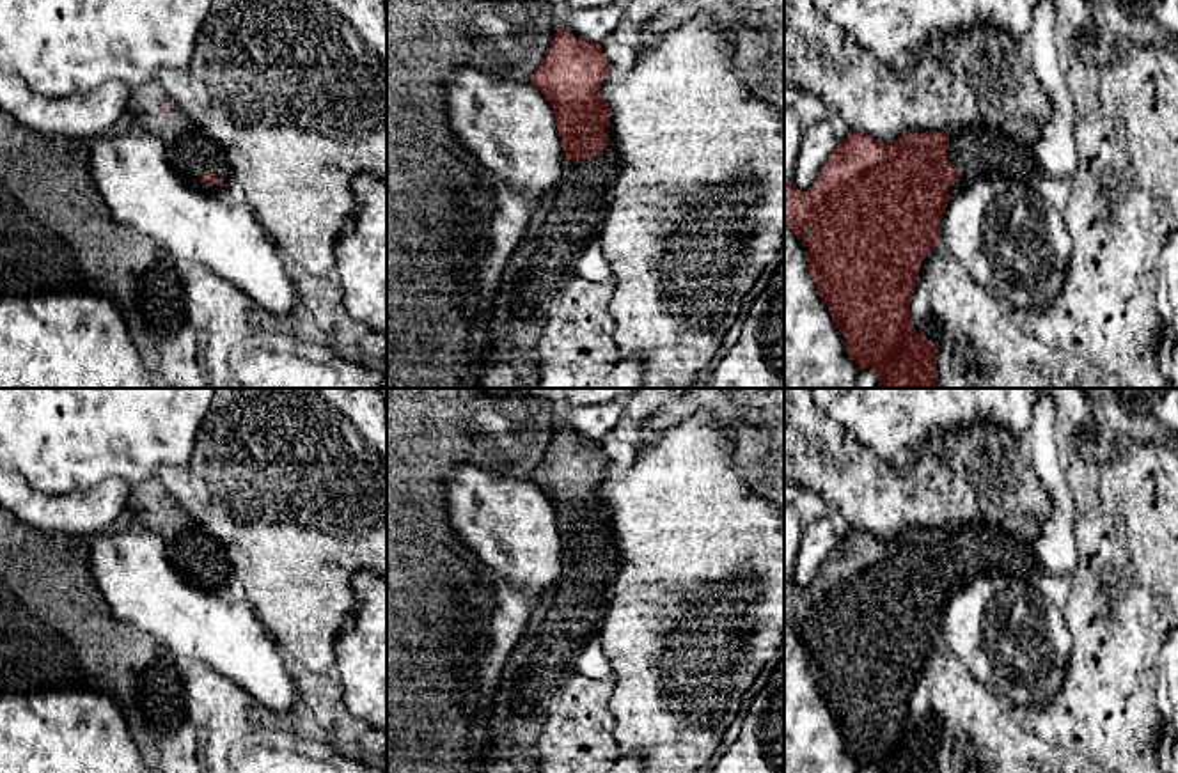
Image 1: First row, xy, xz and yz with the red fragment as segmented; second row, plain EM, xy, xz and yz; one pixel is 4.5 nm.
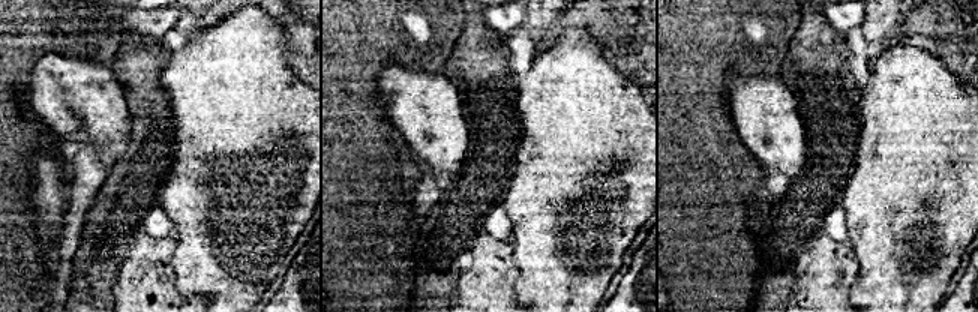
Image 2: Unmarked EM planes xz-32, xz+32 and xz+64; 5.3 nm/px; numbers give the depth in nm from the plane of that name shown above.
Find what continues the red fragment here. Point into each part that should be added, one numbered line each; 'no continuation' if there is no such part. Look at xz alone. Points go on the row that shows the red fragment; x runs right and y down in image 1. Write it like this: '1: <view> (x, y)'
1: xz (566, 220)

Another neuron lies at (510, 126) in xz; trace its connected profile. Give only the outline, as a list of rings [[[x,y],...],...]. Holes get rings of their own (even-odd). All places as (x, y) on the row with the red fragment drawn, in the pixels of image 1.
[[[465,66],[445,83],[447,124],[495,179],[507,181],[530,204],[539,202],[561,176],[561,137],[554,108],[530,83]]]

